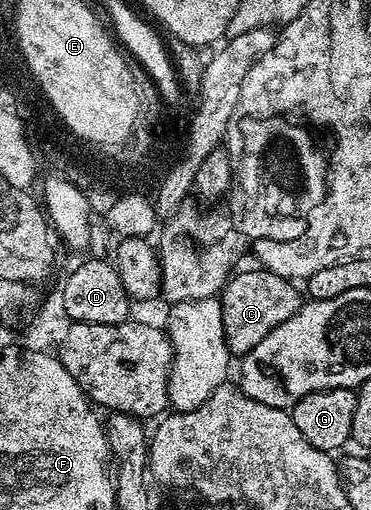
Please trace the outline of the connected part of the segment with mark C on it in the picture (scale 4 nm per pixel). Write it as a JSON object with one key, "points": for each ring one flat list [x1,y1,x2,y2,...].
{"points":[[262,268,235,271,220,293,224,334,231,353,238,358,248,355,256,342,264,342,280,322,288,322,288,318,300,311,304,303,303,293,299,285,298,288,294,285,297,283,293,279]]}

